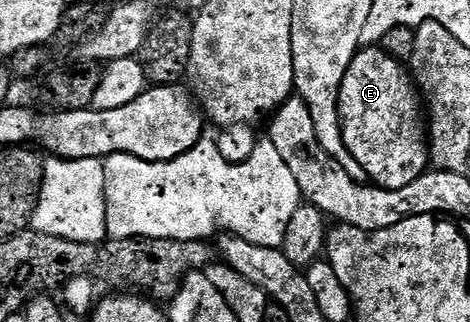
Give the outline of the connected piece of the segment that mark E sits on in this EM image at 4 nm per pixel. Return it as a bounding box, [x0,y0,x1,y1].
[338,45,431,189]

